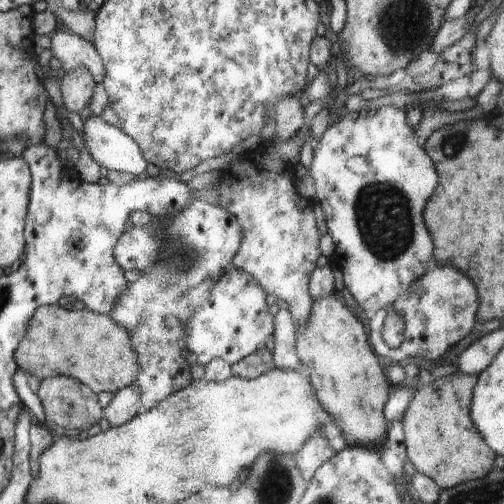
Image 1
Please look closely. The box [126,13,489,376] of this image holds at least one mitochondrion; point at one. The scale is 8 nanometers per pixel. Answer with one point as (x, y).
(382, 213)

